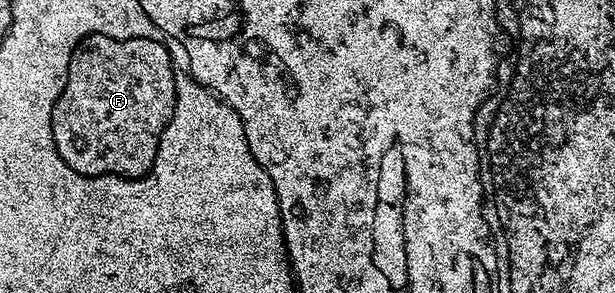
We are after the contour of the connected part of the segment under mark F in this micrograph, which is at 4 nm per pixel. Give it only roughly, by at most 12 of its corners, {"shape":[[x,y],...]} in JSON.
{"shape":[[90,35],[51,112],[83,176],[140,179],[176,109],[154,36]]}

